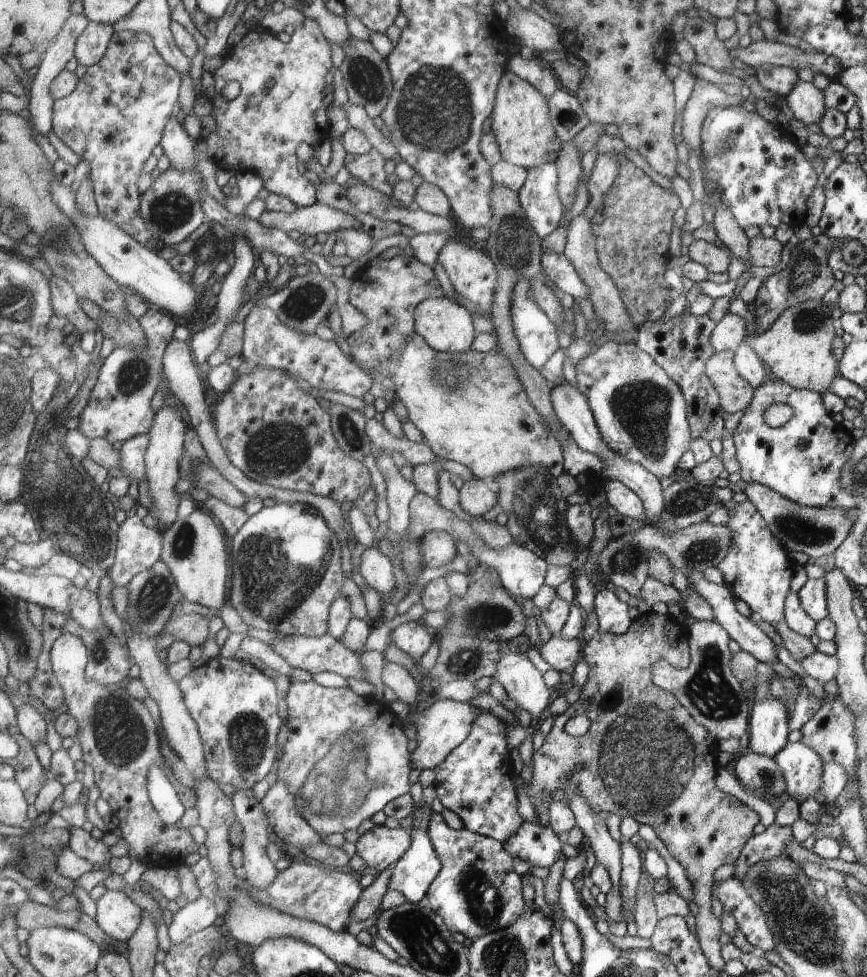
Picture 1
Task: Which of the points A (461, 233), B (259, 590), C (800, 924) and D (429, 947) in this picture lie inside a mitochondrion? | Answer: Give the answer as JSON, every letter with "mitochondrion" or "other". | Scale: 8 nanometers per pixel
{"A":"other","B":"mitochondrion","C":"mitochondrion","D":"mitochondrion"}

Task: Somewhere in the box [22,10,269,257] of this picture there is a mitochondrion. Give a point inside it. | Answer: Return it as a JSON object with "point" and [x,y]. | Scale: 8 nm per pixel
{"point":[172,209]}

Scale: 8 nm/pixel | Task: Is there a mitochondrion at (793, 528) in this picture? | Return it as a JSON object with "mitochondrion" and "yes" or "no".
{"mitochondrion":"yes"}

